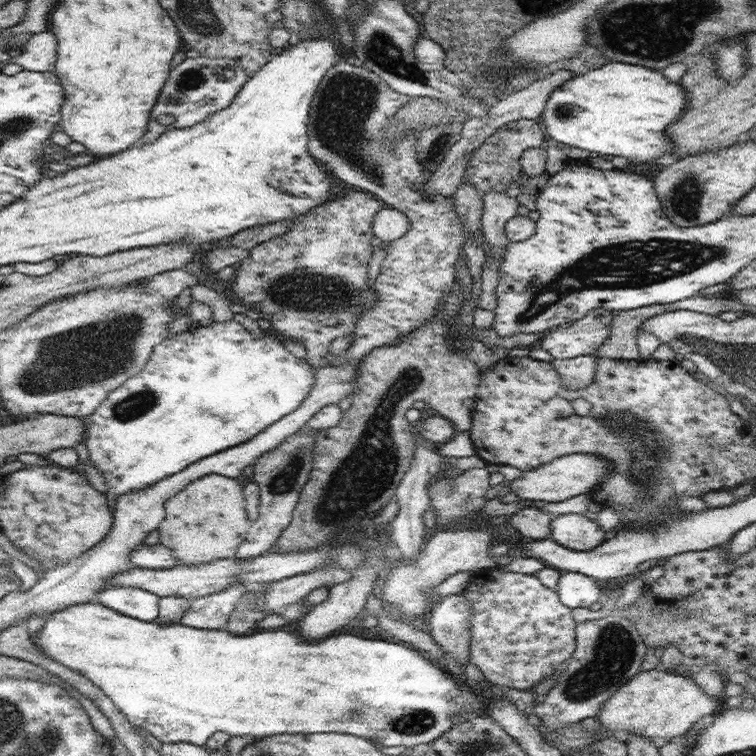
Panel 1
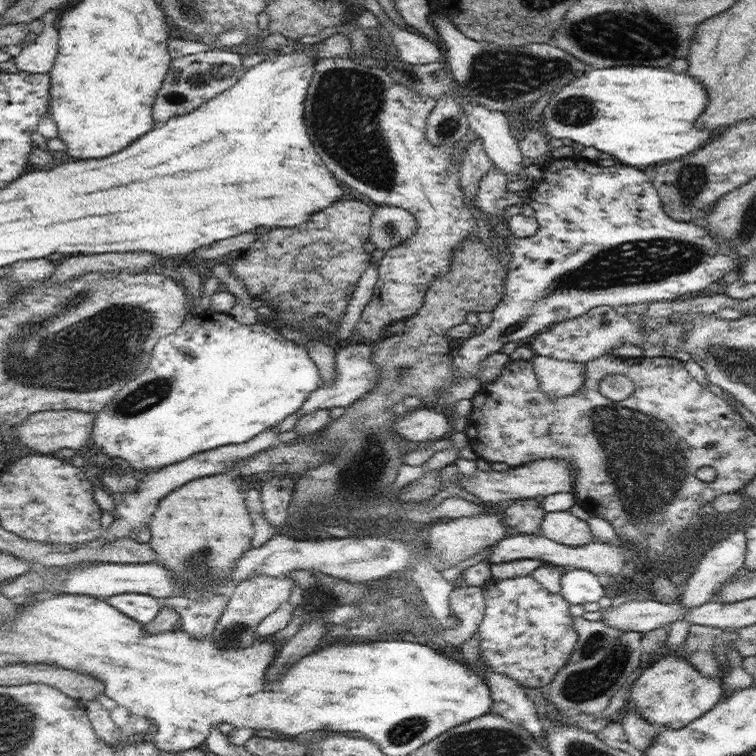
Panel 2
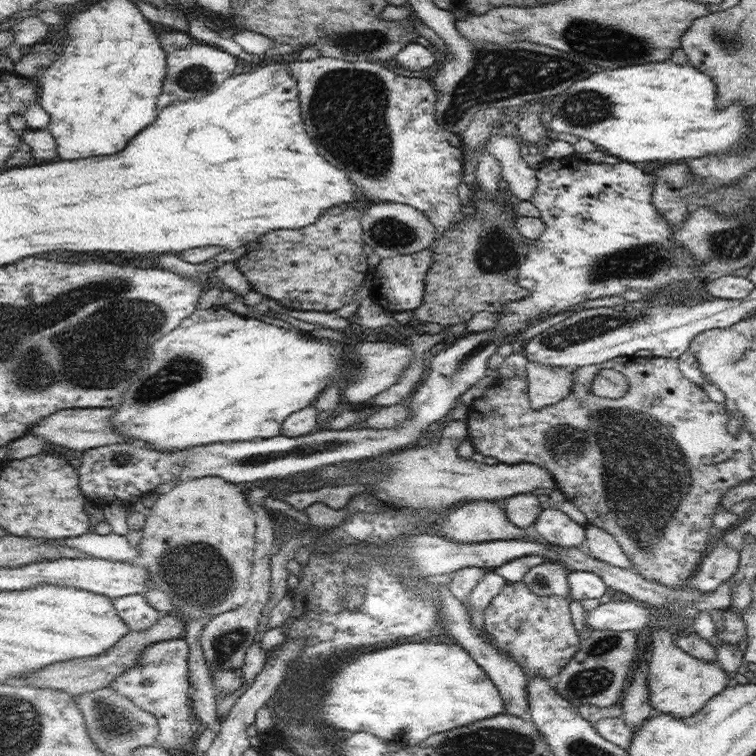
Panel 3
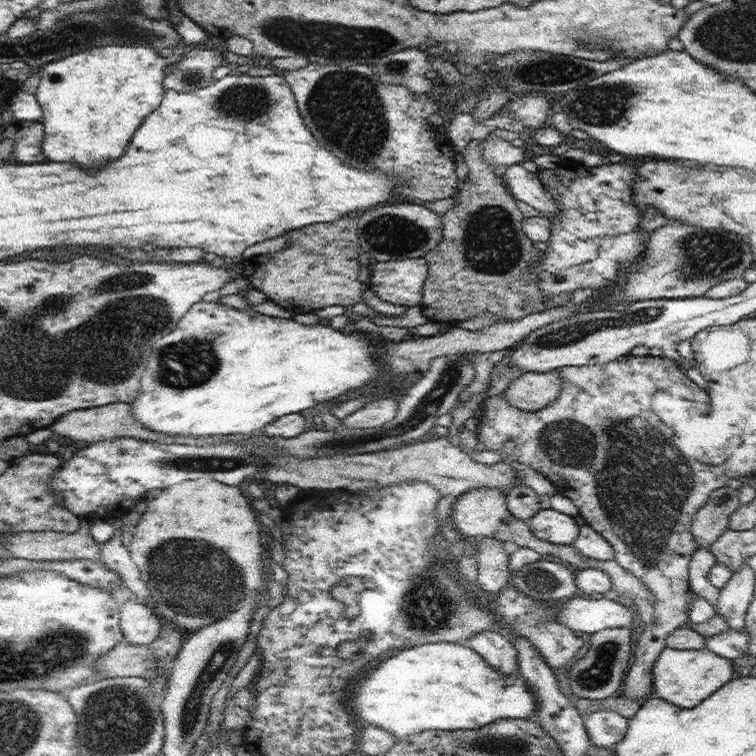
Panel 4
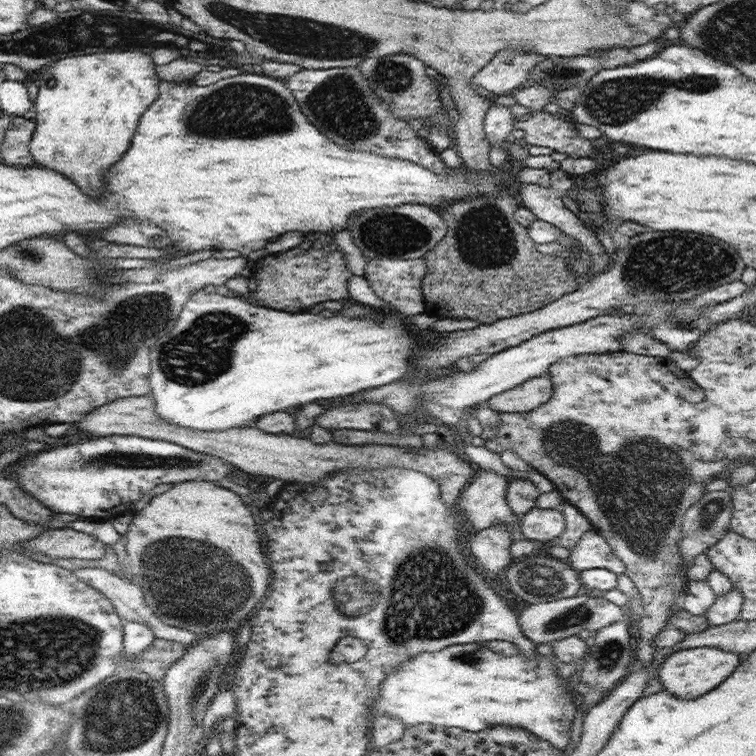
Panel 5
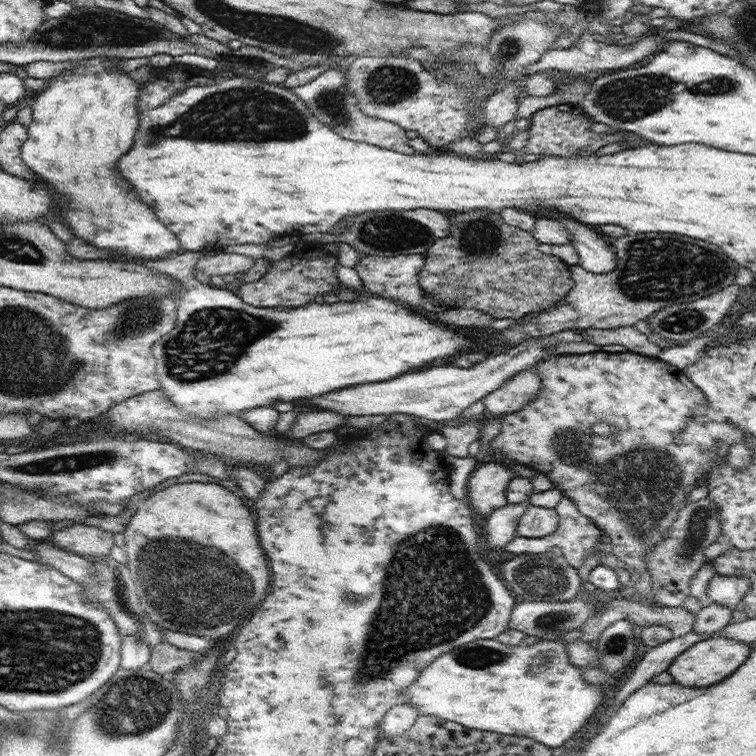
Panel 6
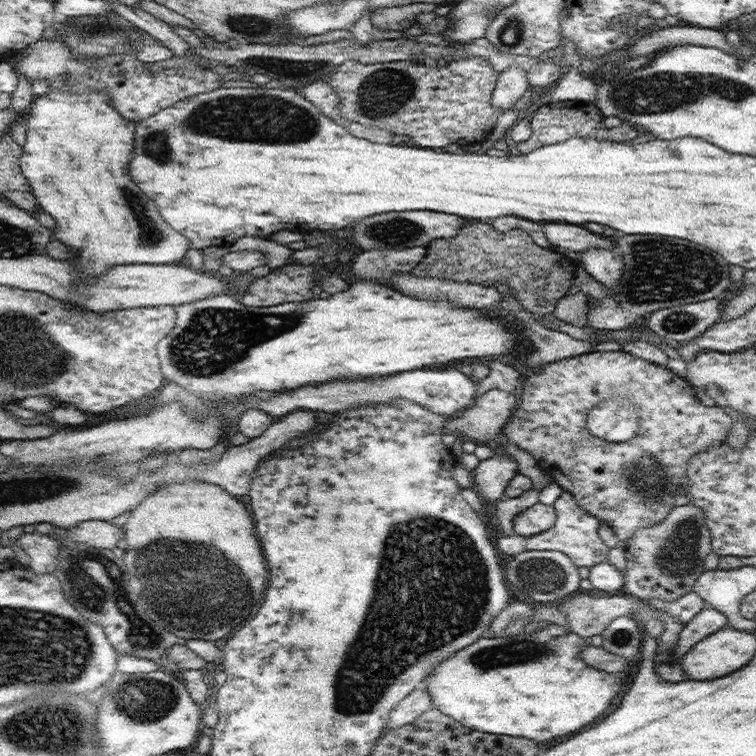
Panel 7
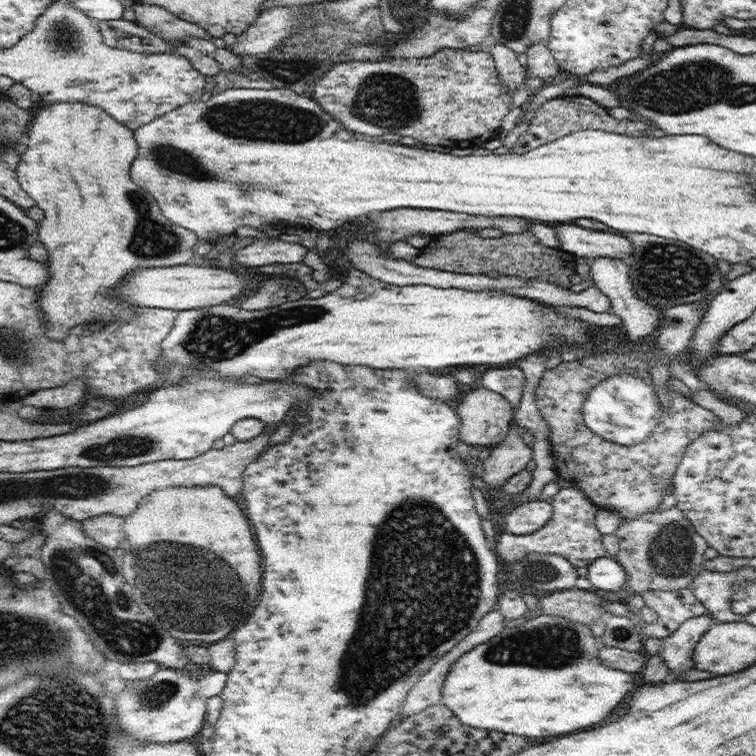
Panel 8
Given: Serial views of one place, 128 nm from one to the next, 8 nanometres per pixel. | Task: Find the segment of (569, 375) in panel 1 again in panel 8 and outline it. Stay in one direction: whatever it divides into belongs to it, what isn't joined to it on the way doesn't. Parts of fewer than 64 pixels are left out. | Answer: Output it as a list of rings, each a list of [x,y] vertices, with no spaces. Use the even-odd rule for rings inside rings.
[[[483,386],[468,392],[462,398],[462,402],[458,404],[456,413],[458,413],[461,420],[459,438],[466,444],[479,448],[481,445],[495,446],[499,442],[502,442],[508,434],[511,422],[514,421],[514,409],[510,405],[510,402],[504,396],[493,392],[493,390],[488,390]]]

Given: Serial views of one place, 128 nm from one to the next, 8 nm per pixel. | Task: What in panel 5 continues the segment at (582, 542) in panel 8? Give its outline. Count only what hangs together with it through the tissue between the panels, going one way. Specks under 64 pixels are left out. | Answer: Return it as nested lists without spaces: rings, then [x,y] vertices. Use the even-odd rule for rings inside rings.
[[[567,502],[559,508],[565,518],[565,531],[547,544],[539,544],[526,538],[514,539],[510,547],[512,558],[520,558],[522,555],[525,557],[533,552],[543,552],[543,550],[553,545],[564,546],[564,548],[571,551],[582,534],[593,529],[591,522],[575,506]]]

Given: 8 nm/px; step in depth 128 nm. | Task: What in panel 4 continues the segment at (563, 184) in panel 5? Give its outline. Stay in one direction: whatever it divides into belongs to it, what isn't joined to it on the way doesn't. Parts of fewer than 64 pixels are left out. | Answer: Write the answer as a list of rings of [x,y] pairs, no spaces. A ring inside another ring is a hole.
[[[522,163],[510,165],[505,182],[513,197],[540,211],[544,217],[557,217],[559,208],[551,194],[543,187],[538,174],[526,171]]]

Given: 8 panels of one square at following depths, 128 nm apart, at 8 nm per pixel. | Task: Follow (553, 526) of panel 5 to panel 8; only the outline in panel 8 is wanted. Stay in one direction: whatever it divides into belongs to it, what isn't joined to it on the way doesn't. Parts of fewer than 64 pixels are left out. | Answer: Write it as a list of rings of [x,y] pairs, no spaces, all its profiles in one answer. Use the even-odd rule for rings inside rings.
[[[549,499],[520,502],[505,516],[505,530],[512,534],[530,535],[540,530],[553,515],[553,506]]]

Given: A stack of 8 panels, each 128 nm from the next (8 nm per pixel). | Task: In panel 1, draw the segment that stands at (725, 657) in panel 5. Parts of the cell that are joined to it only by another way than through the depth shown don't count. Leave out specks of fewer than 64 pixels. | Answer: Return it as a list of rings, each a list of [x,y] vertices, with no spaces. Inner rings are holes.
[[[654,669],[646,672],[641,670],[612,696],[607,697],[602,703],[597,717],[601,722],[601,732],[616,733],[626,730],[629,734],[637,734],[650,741],[654,738],[672,740],[675,736],[684,736],[702,716],[716,713],[722,705],[722,701],[717,701],[713,696],[706,694],[693,677],[682,669],[675,671]]]

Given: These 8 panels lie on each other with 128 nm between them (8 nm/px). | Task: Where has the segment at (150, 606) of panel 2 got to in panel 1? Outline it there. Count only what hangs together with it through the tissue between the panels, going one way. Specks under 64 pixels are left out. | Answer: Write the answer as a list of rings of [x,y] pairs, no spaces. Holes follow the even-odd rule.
[[[120,585],[106,587],[99,592],[96,599],[100,604],[117,610],[120,614],[144,622],[156,622],[159,616],[160,597],[141,588]]]

